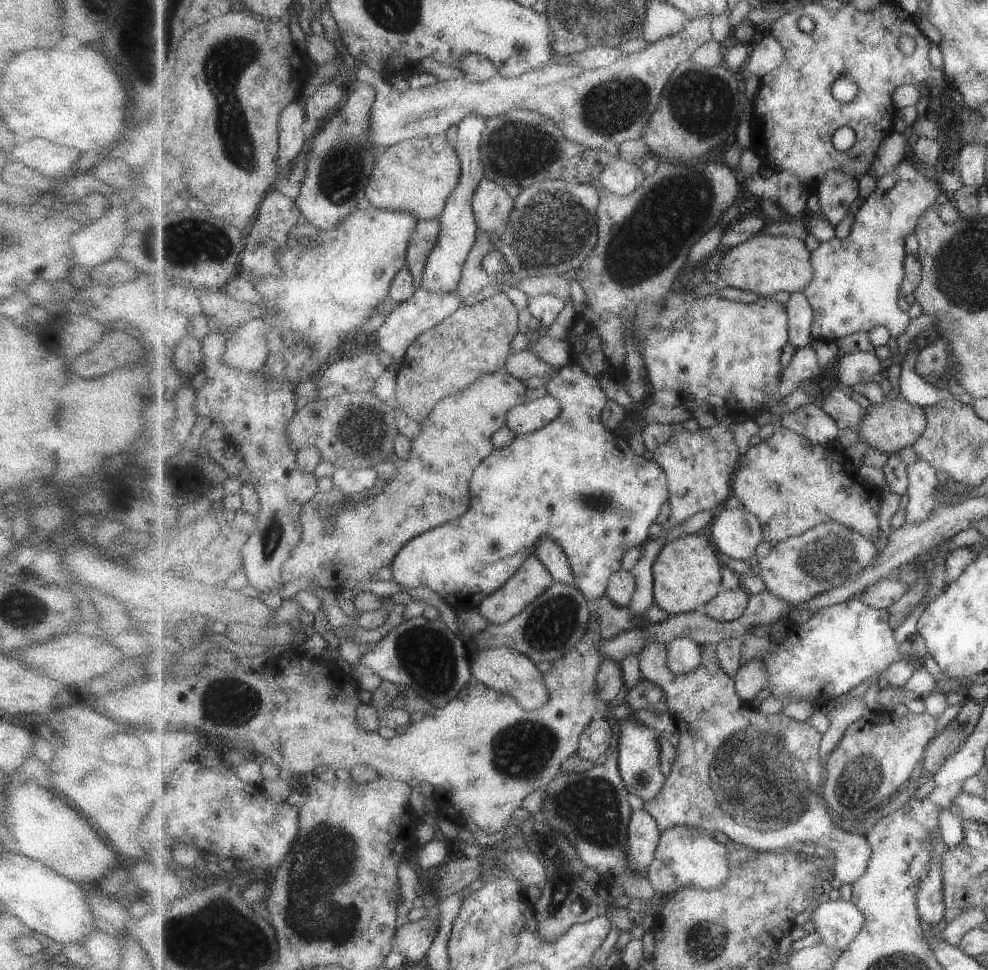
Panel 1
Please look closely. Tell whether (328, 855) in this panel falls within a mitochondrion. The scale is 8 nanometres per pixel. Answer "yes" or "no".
yes

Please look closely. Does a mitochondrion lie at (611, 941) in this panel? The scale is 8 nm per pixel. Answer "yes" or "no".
no

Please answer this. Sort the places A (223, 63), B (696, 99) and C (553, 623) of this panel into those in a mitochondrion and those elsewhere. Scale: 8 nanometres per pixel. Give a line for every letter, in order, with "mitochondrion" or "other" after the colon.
A: mitochondrion
B: mitochondrion
C: mitochondrion

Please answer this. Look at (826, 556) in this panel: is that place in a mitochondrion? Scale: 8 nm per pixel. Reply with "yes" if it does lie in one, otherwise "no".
yes

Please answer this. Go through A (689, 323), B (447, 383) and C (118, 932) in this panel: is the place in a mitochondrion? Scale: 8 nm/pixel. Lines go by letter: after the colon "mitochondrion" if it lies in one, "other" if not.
A: mitochondrion
B: other
C: other

